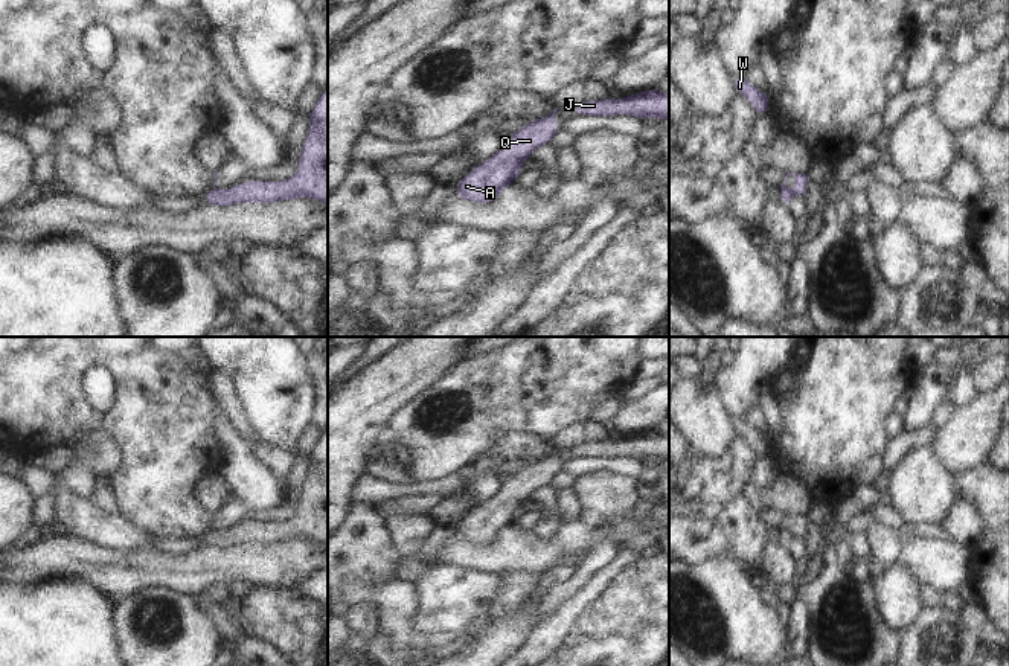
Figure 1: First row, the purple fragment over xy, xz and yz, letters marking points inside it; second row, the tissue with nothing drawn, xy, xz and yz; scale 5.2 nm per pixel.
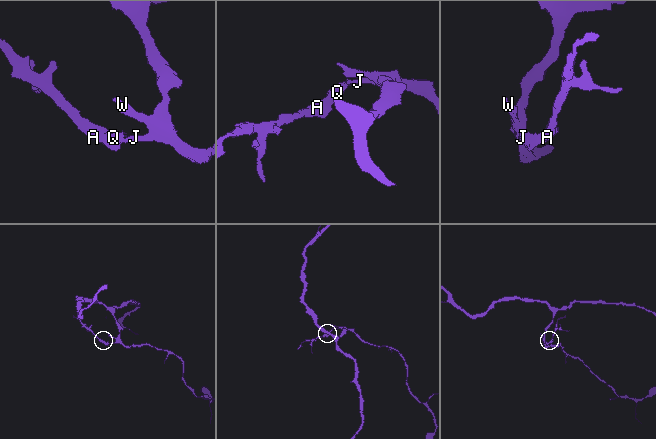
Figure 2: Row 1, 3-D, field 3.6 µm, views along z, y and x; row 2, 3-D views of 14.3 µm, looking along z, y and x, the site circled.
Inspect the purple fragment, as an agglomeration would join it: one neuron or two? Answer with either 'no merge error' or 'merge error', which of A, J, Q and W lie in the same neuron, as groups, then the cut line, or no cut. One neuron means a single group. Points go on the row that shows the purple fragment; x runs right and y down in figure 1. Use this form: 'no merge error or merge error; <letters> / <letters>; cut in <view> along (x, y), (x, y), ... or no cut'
merge error; A Q / J W; cut in yz along (781, 188), (793, 194)

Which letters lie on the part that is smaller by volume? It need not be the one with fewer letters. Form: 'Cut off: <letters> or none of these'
Cut off: A, Q

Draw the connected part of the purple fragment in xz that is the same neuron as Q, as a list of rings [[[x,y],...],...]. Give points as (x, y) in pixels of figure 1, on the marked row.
[[[555,111],[541,119],[535,119],[511,134],[495,155],[479,163],[468,175],[454,181],[457,191],[453,197],[469,200],[482,204],[495,201],[498,194],[512,184],[520,175],[521,163],[532,152],[546,143],[559,130],[555,122]]]

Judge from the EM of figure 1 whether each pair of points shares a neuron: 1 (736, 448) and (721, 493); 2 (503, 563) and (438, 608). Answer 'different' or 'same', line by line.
1: same
2: different

